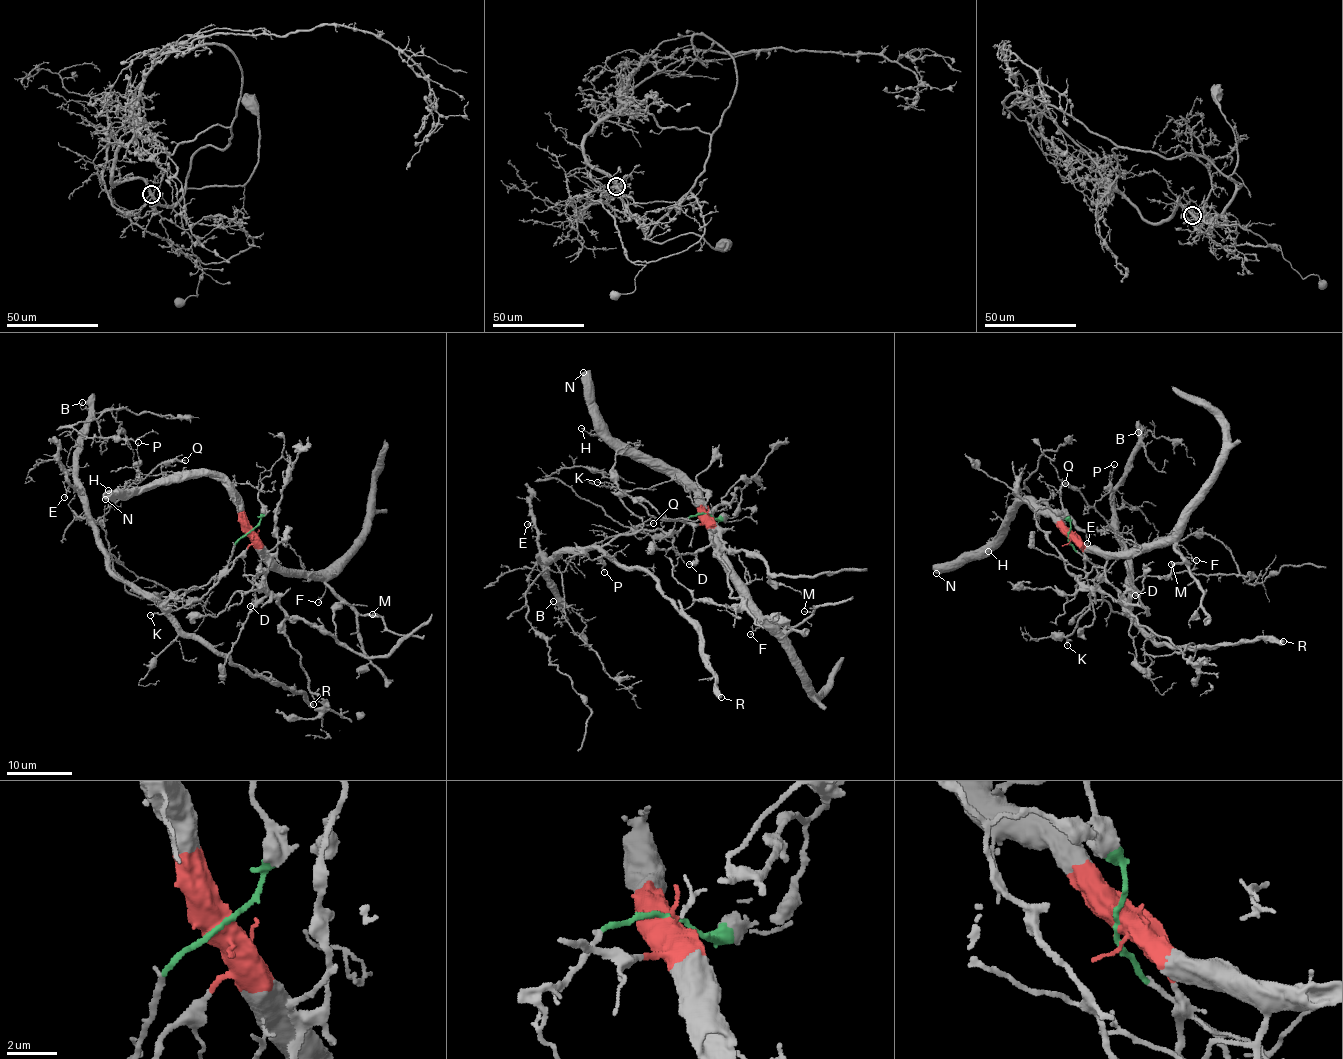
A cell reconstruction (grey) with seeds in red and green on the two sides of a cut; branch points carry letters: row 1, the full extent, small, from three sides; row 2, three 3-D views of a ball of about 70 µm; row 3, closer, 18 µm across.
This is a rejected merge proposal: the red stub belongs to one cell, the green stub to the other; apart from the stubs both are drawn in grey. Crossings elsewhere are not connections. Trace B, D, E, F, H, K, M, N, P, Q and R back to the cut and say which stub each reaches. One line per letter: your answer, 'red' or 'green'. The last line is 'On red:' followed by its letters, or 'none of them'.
B: green
D: red
E: green
F: red
H: red
K: red
M: red
N: red
P: green
Q: green
R: green
On red: D, F, H, K, M, N

